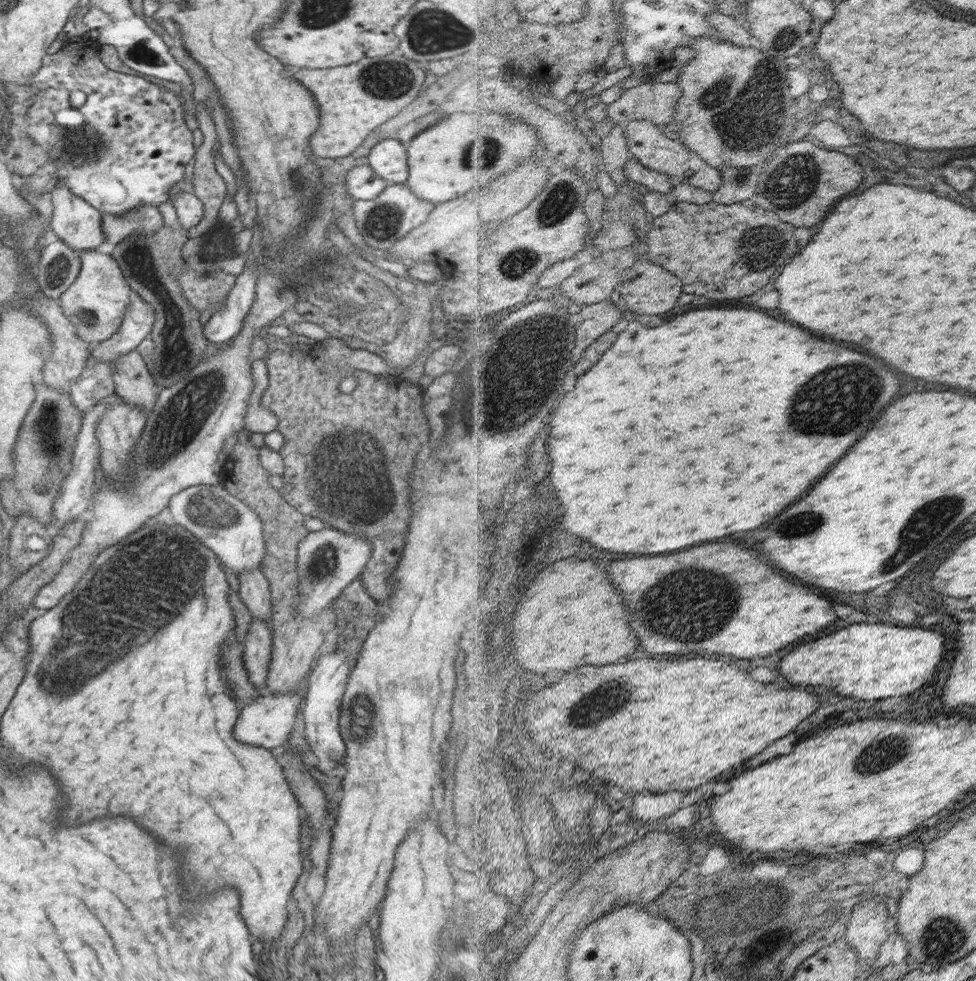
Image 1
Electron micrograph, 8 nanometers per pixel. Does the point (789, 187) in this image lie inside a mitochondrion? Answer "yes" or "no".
yes

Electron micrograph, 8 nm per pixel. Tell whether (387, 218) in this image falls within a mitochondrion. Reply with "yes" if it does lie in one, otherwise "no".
yes

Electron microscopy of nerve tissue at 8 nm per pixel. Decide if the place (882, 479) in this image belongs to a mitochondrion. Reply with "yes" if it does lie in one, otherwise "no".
no

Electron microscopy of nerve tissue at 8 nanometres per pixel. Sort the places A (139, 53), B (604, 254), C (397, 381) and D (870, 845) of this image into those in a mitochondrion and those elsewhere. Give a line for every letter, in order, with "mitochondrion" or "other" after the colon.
A: other
B: other
C: other
D: other

